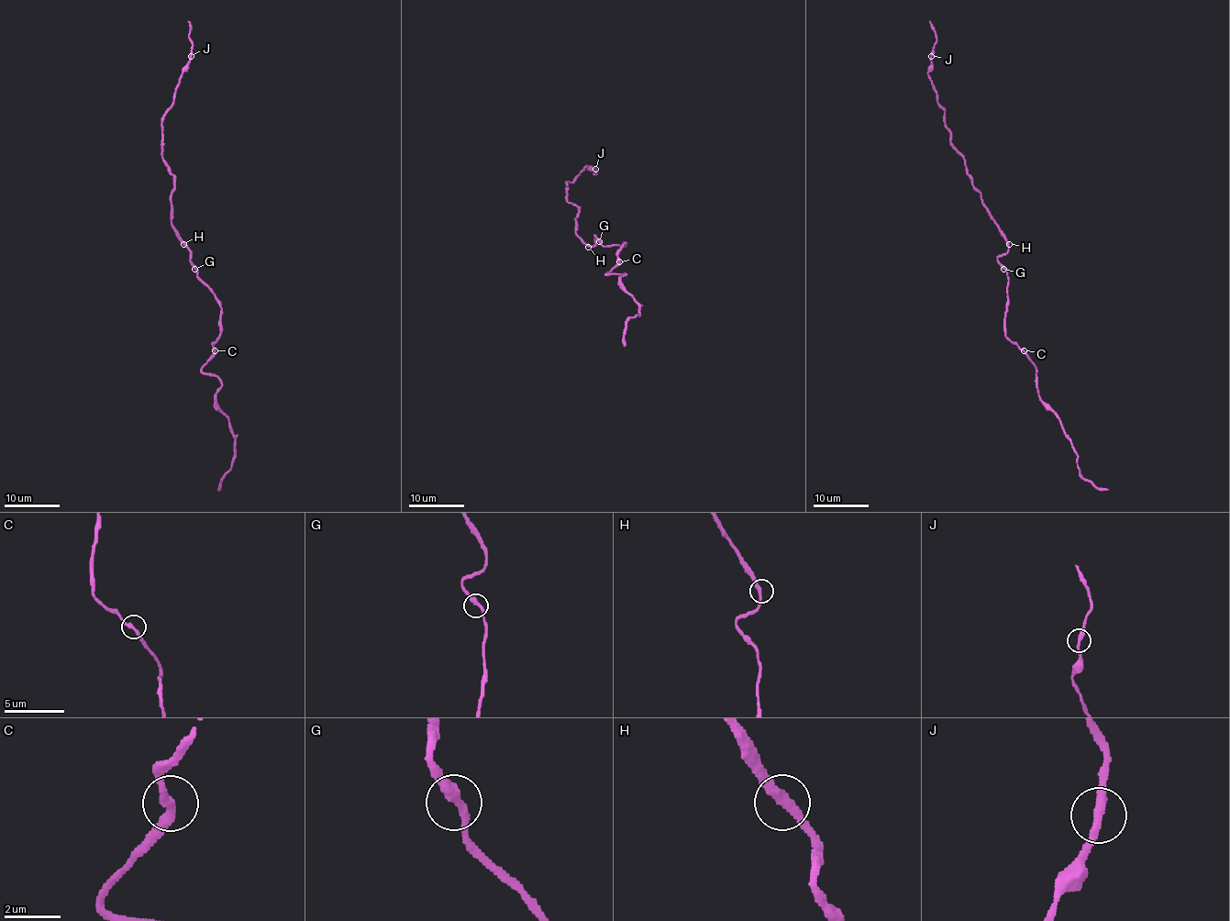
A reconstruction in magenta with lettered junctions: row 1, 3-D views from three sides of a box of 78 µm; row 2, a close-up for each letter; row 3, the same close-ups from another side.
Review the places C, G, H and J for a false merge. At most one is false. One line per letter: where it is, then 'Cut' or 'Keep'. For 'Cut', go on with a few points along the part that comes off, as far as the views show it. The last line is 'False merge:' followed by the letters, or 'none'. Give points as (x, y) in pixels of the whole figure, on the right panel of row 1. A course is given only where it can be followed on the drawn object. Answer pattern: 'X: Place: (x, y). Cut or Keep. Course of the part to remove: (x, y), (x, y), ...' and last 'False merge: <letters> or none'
C: Place: (1024, 350). Keep
G: Place: (1003, 269). Keep
H: Place: (1009, 244). Keep
J: Place: (931, 56). Keep
False merge: none

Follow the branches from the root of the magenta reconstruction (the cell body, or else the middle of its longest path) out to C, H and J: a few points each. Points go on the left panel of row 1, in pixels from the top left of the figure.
C: (196, 268), (197, 277), (215, 295), (221, 309), (220, 336), (213, 344), (215, 349)
H: (196, 268), (191, 260), (189, 249), (183, 244)
J: (196, 268), (171, 222), (174, 177), (162, 158), (161, 126), (191, 56)

